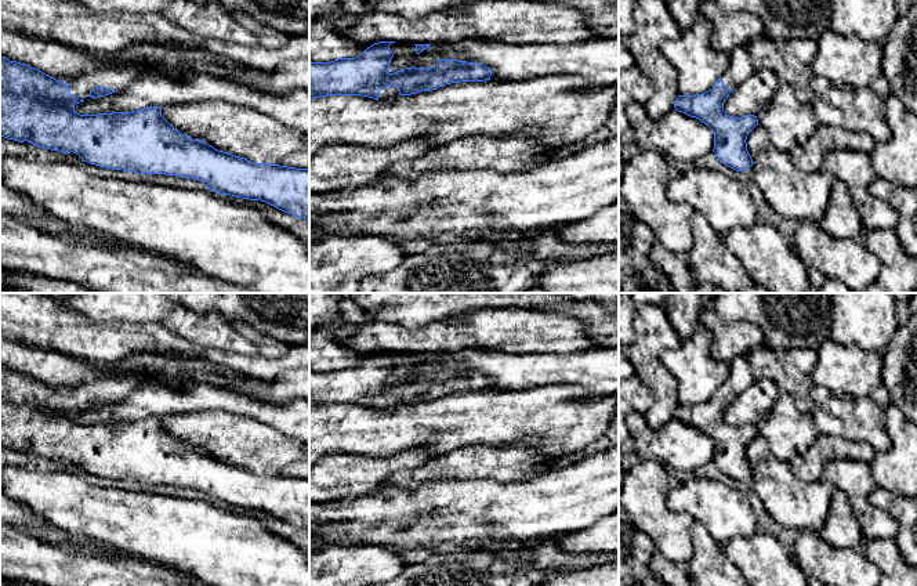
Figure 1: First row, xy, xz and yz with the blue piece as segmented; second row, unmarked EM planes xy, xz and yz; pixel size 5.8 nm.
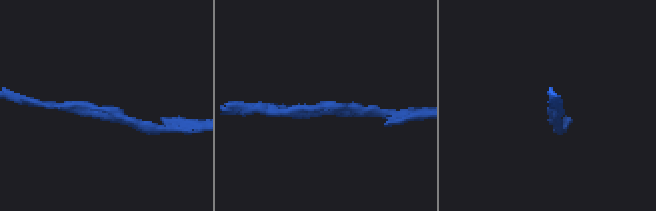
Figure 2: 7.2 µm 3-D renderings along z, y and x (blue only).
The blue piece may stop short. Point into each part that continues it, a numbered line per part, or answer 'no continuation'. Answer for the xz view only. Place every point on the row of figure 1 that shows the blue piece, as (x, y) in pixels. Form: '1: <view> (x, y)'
1: xz (390, 93)

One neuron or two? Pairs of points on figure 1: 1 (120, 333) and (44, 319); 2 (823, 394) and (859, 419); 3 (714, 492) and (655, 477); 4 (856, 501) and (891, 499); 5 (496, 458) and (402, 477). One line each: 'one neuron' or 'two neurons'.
1: one neuron
2: one neuron
3: two neurons
4: two neurons
5: one neuron

